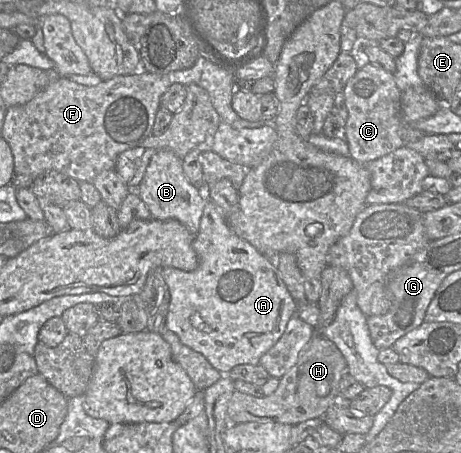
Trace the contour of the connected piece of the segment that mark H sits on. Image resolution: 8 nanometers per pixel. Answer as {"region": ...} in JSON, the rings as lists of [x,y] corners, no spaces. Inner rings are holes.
{"region":[[[315,334],[296,364],[280,378],[279,386],[271,395],[258,398],[235,390],[228,403],[228,420],[232,424],[277,422],[296,425],[321,418],[332,404],[341,403],[338,387],[344,372],[347,372],[347,362],[342,352],[324,335]]]}

